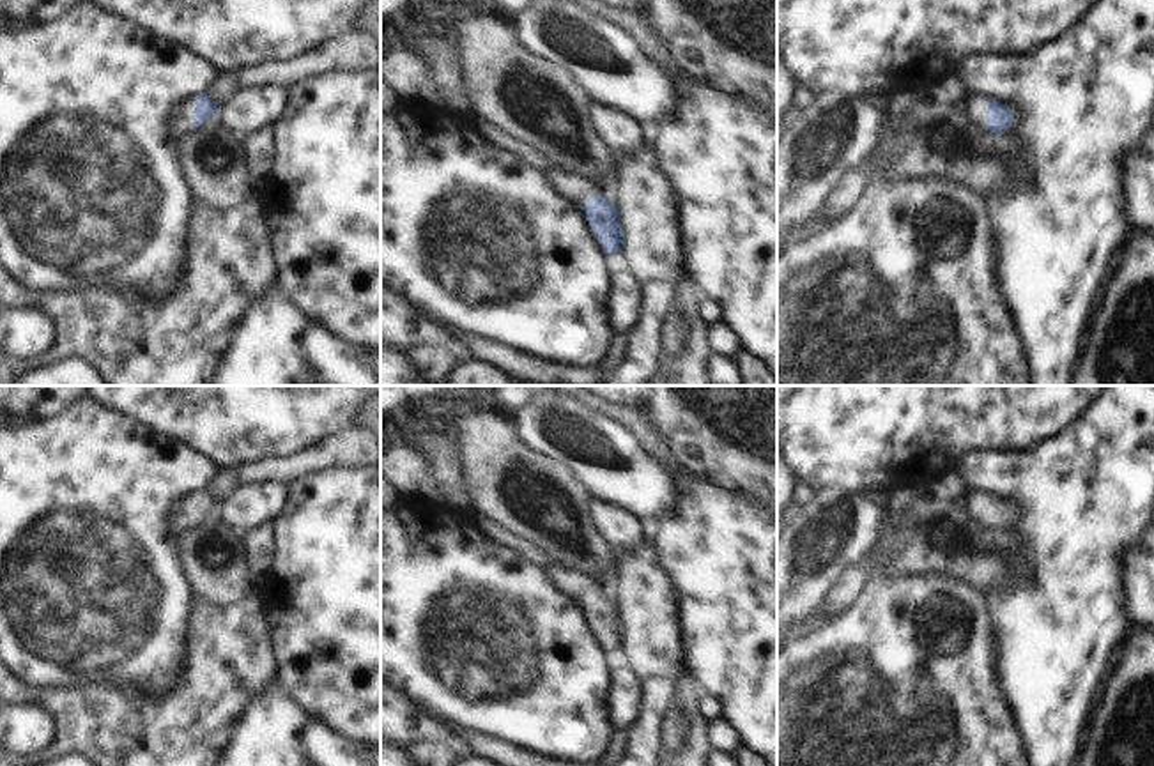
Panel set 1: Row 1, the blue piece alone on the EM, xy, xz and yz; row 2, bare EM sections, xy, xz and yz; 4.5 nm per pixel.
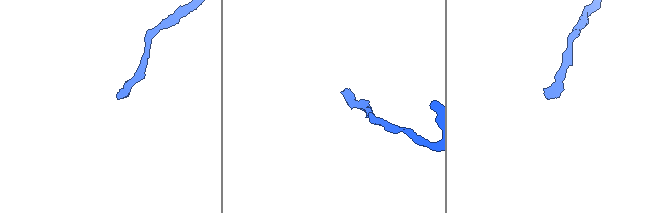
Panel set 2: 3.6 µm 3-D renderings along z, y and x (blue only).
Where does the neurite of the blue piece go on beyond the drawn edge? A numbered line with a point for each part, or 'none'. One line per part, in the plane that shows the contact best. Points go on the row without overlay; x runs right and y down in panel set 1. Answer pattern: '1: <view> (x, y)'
1: yz (976, 503)

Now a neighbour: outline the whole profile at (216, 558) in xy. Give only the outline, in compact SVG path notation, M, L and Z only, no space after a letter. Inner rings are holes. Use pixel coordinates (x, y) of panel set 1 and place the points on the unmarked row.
M214 511L179 538L188 577L205 601L242 603L257 587L244 536Z

